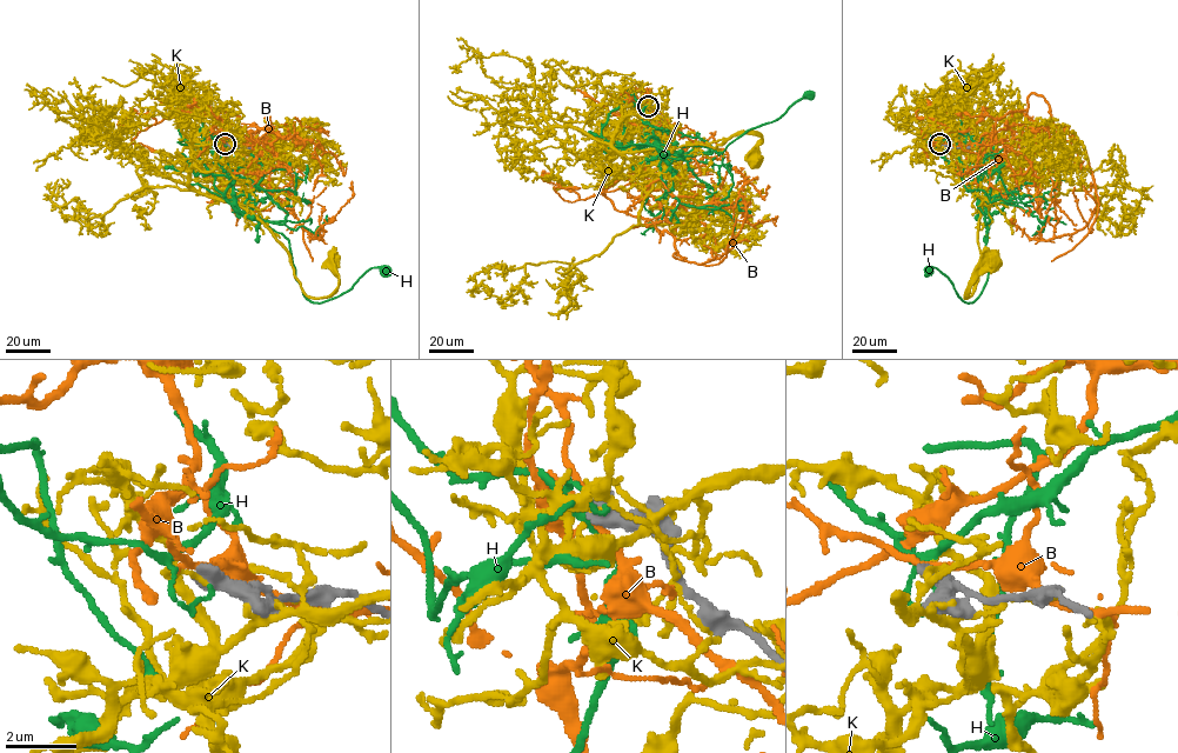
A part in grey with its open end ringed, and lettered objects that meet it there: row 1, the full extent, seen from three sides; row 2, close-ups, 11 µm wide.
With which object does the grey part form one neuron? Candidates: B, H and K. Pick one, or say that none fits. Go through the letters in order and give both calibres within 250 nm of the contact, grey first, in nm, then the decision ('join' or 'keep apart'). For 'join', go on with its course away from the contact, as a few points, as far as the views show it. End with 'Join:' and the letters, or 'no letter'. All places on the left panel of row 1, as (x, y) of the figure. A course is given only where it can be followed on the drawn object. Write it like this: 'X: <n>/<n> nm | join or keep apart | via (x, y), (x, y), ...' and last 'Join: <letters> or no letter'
B: 550/190 nm | keep apart
H: 600/100 nm | keep apart
K: 550/130 nm | keep apart
Join: no letter

